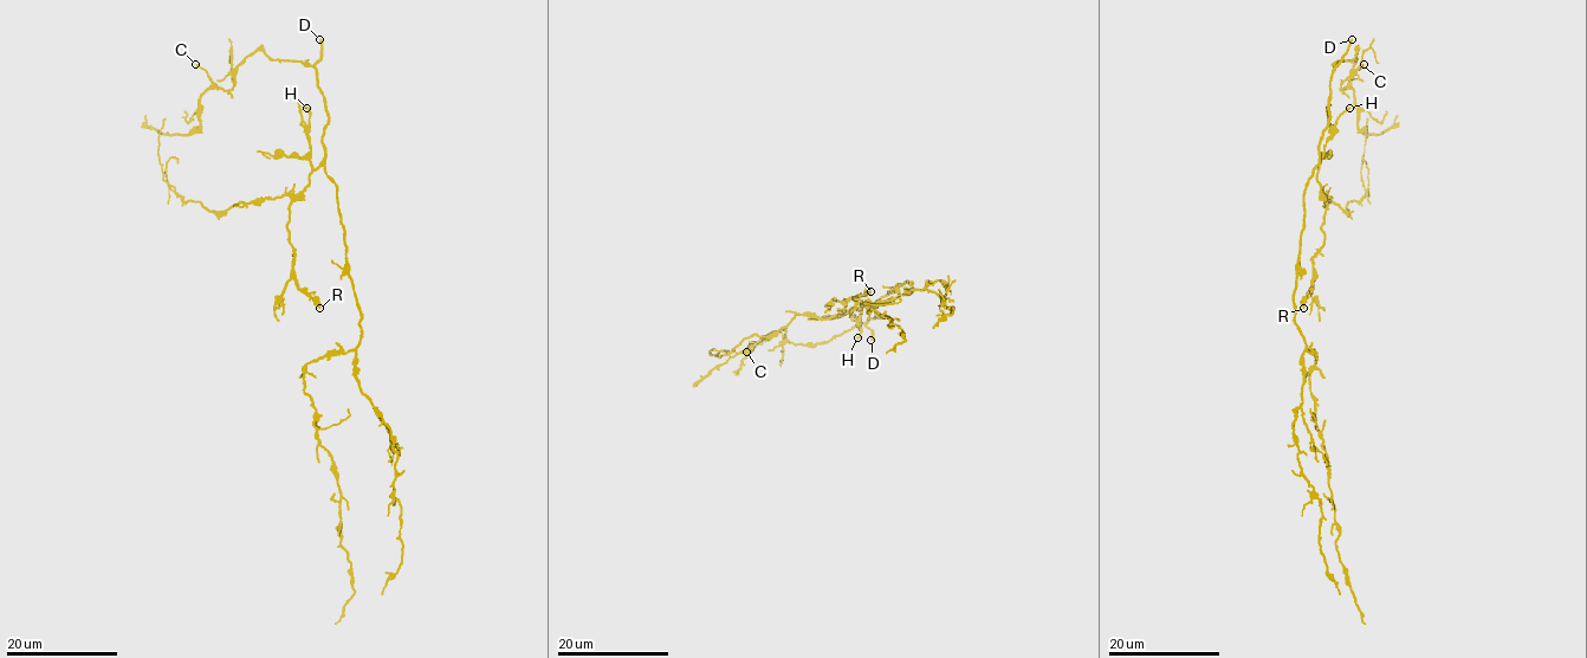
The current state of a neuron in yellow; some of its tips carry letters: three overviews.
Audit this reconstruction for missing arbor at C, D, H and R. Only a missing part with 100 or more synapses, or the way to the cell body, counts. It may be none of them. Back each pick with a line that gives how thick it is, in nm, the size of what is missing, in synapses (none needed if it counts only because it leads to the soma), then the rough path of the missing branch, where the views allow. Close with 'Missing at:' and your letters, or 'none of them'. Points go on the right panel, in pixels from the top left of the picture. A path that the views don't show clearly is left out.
D: 220 nm
Missing at: D

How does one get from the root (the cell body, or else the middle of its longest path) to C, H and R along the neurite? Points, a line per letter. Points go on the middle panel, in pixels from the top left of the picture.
C: (894, 289), (876, 302), (879, 317), (828, 341), (794, 344), (783, 328), (746, 352)
H: (894, 289), (874, 307), (861, 309), (857, 337)
R: (894, 289), (874, 307), (860, 304), (843, 314), (837, 310), (840, 313), (844, 309), (846, 301), (870, 291)

